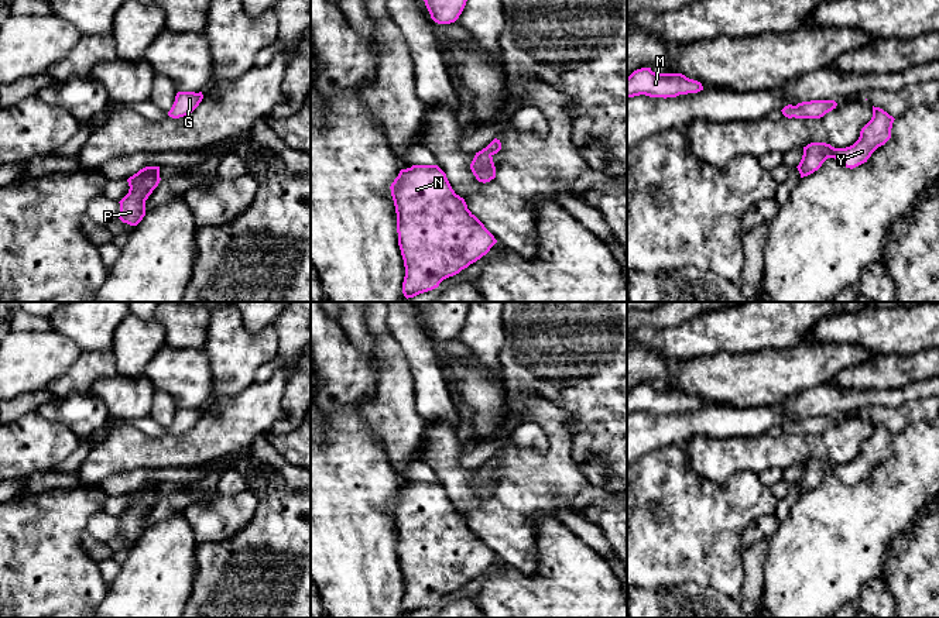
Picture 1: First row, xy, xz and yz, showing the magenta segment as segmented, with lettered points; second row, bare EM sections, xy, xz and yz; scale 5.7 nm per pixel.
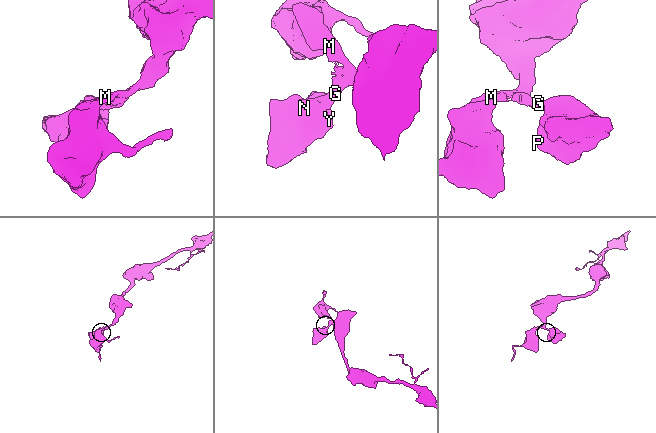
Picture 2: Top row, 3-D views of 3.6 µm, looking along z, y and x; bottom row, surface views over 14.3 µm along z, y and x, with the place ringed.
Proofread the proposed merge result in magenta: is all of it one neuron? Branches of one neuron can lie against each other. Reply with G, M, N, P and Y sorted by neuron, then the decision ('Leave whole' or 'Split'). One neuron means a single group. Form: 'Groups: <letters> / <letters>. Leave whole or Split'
Groups: G M N P Y. Leave whole

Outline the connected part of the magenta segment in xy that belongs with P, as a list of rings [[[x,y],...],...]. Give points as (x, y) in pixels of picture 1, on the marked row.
[[[145,166],[127,179],[128,193],[119,202],[119,219],[130,226],[137,226],[145,216],[145,200],[158,186],[160,166]]]

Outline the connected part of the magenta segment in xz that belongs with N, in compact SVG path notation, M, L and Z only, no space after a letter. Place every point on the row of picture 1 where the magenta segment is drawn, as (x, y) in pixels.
M438 165L401 169L390 186L405 267L404 296L414 298L486 255L497 243L455 193Z

